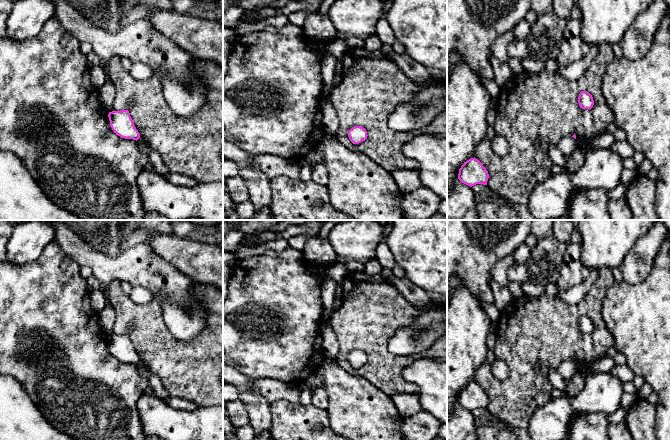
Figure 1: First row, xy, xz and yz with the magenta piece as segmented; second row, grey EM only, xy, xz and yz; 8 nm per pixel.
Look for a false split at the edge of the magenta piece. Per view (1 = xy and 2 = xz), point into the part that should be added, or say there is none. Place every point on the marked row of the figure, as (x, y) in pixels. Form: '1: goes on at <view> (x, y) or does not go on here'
1: does not go on here
2: does not go on here

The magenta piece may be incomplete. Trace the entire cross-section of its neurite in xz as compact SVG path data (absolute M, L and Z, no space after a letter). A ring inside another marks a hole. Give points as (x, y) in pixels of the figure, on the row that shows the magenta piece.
M355 126L348 131L348 137L353 144L359 144L367 139L367 131L362 126Z

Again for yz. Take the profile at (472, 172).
M475 157L467 160L459 169L458 179L470 187L476 184L487 185L488 178L488 171Z

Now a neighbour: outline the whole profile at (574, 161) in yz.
M577 146L574 150L571 151L569 155L565 156L565 159L566 165L564 167L564 172L573 174L577 172L583 165L584 153L580 147Z

